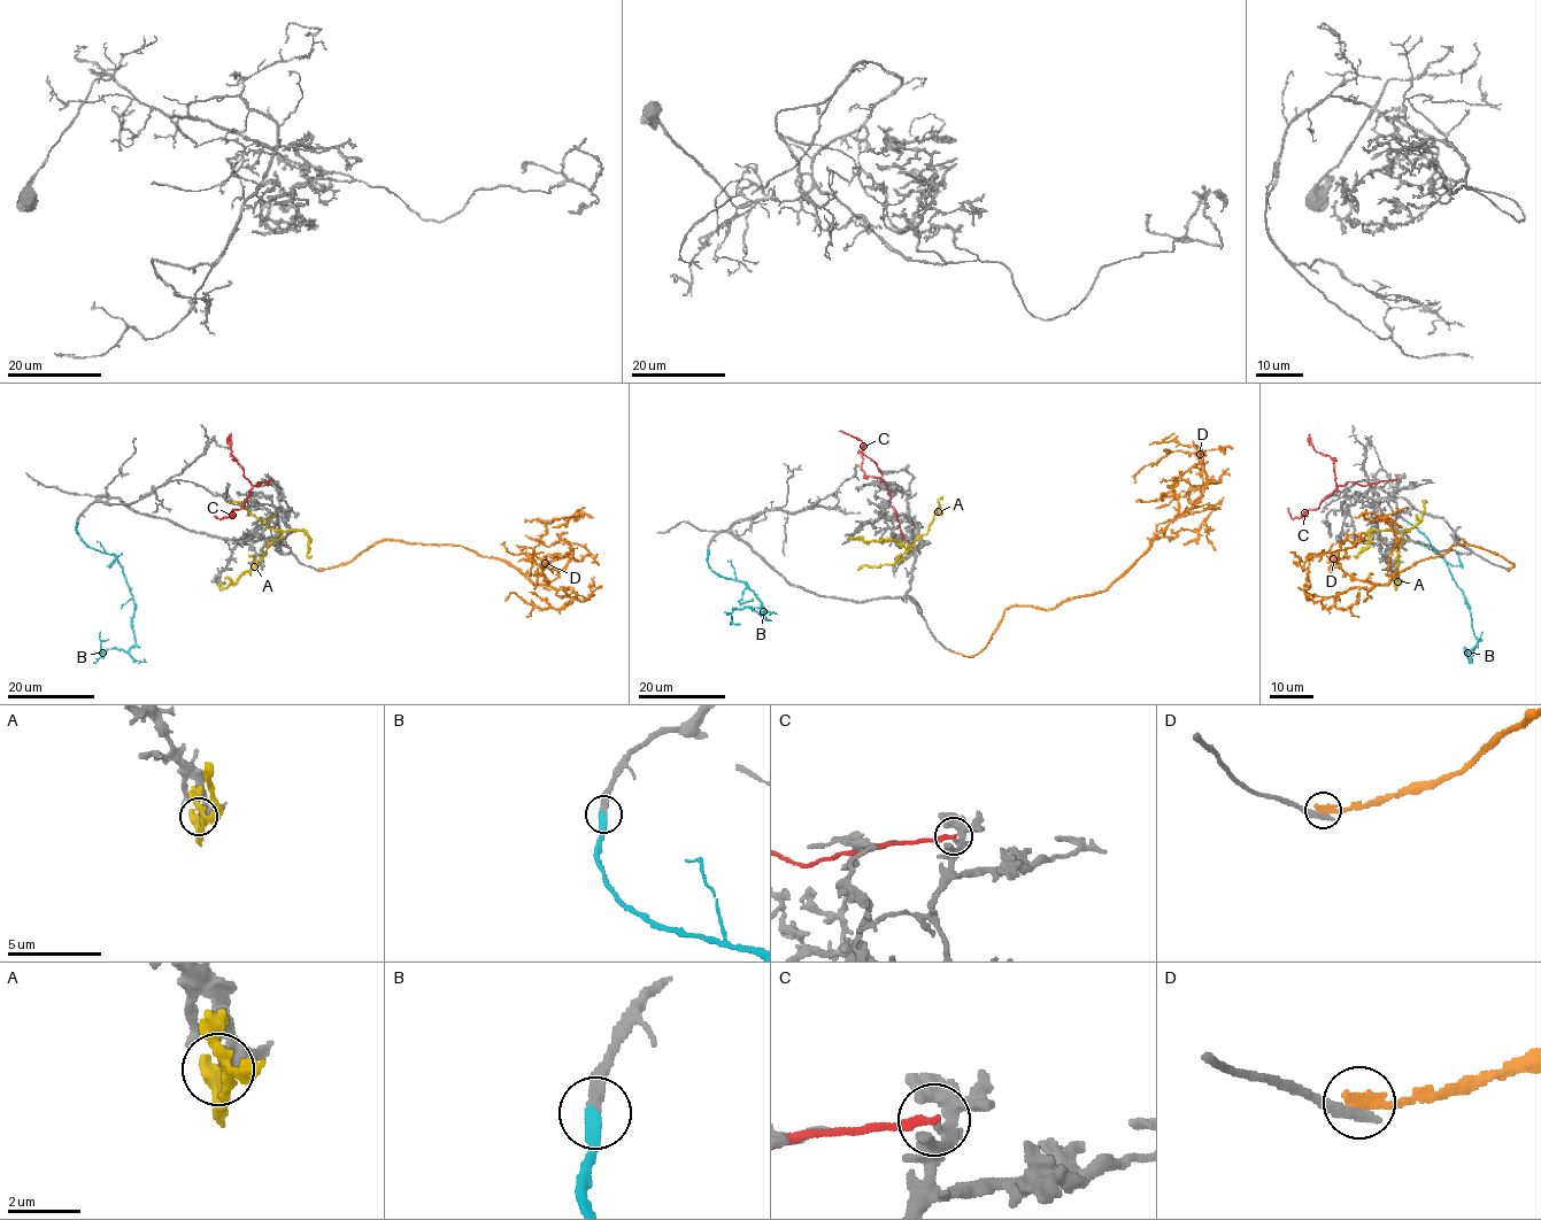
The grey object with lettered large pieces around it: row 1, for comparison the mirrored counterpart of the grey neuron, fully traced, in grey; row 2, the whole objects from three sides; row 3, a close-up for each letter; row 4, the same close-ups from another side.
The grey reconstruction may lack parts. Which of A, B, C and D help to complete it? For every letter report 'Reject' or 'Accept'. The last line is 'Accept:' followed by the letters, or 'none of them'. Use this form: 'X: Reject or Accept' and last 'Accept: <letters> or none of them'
A: Reject
B: Accept
C: Reject
D: Reject
Accept: B

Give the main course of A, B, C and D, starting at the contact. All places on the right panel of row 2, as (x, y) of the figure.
A: (1396, 583), (1397, 547), (1404, 540), (1397, 532), (1374, 530), (1369, 545), (1353, 556)
B: (1408, 522), (1441, 556), (1465, 600), (1477, 643), (1470, 650), (1464, 648), (1470, 656), (1482, 631)
C: (1397, 479), (1363, 486), (1348, 481), (1300, 517), (1293, 518), (1288, 508)
D: (1508, 569), (1513, 565), (1502, 556), (1463, 539), (1374, 584), (1341, 568), (1342, 549), (1309, 558), (1340, 541)

